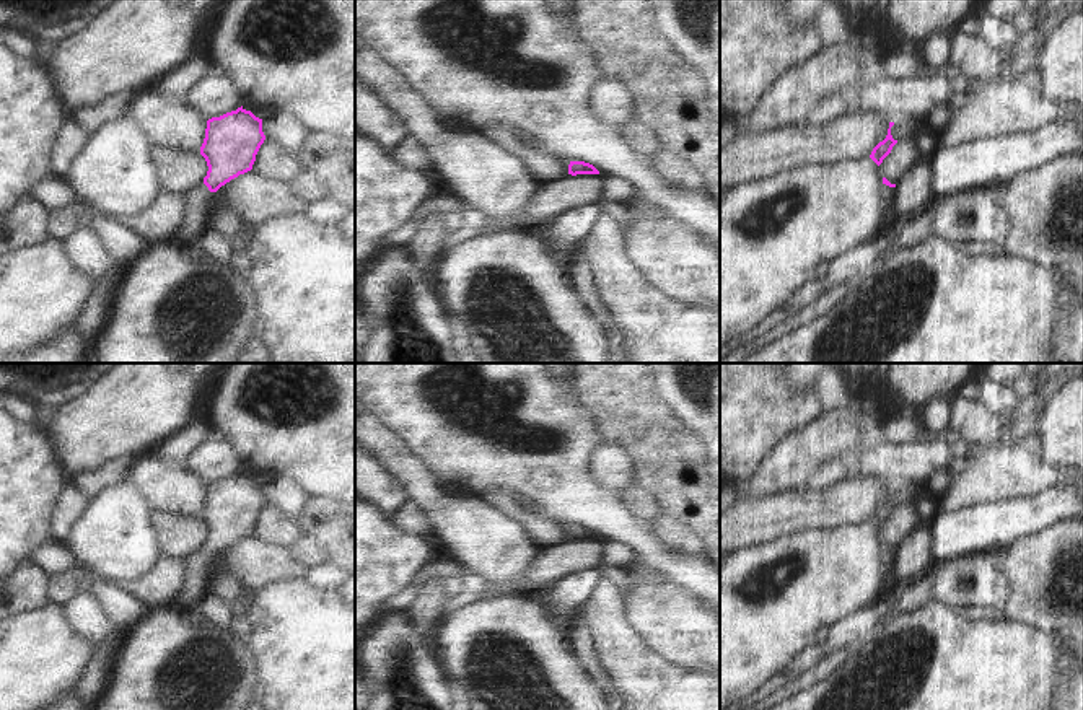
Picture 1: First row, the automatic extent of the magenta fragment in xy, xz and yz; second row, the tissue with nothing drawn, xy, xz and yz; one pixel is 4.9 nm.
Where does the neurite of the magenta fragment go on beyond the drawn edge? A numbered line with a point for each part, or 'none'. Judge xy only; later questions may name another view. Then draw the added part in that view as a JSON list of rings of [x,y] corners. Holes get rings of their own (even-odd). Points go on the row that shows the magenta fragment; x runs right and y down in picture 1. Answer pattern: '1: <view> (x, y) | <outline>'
1: xy (194, 222) | [[[204,182],[184,194],[184,217],[171,243],[186,249],[192,241],[200,239],[207,230],[205,205],[208,195],[210,191]]]

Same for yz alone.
1: yz (888, 192) | [[[883,184],[881,194],[883,194],[883,204],[884,204],[884,215],[881,220],[879,233],[886,231],[894,221],[892,202],[896,197],[896,191],[894,191],[894,187]]]

